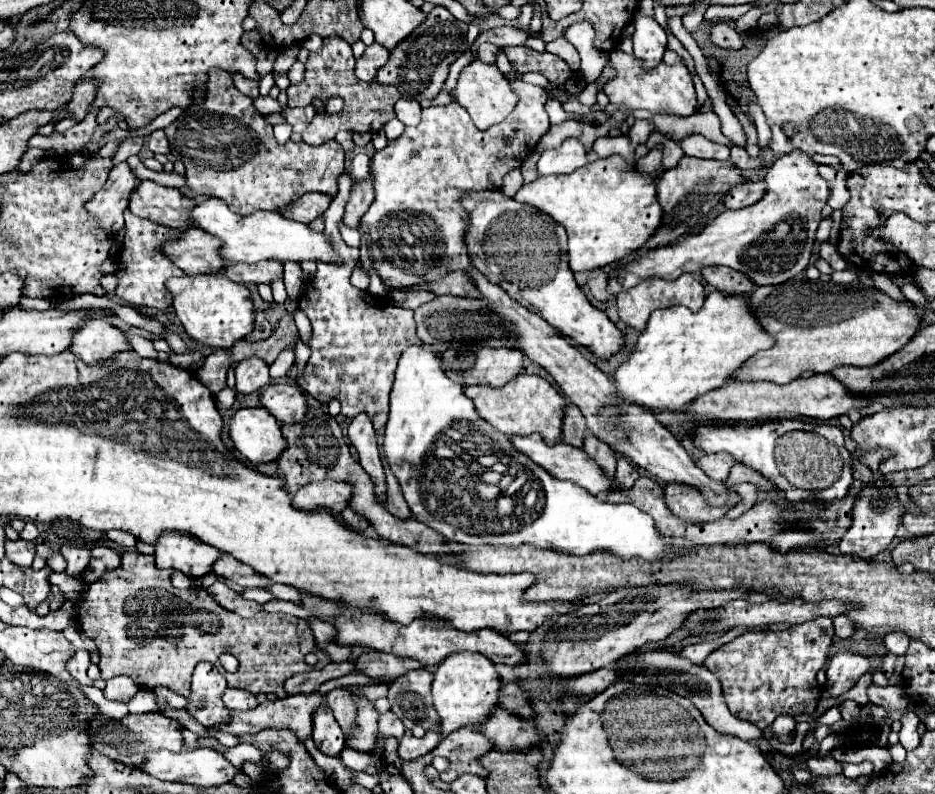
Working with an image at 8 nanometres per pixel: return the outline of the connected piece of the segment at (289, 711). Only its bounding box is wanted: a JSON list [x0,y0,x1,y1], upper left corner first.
[213,691,325,743]

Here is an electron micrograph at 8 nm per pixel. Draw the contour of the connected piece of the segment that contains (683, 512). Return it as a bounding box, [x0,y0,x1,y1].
[665,483,731,523]

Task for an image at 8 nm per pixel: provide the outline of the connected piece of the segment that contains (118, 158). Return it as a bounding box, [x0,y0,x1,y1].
[111,137,145,167]

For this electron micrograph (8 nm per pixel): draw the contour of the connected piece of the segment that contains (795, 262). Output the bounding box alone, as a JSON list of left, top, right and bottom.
[607,151,829,295]

